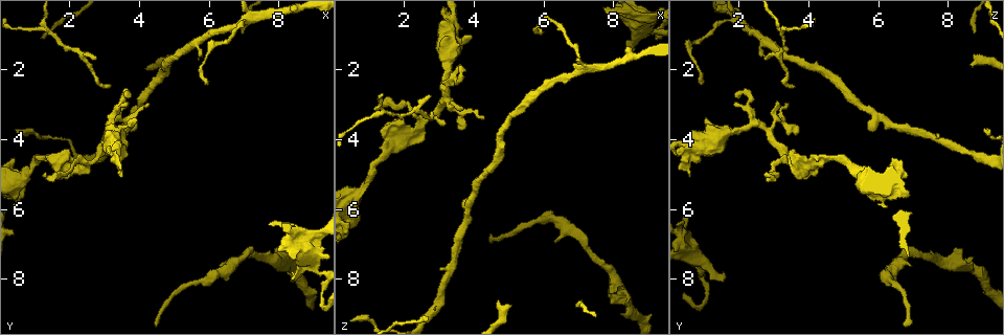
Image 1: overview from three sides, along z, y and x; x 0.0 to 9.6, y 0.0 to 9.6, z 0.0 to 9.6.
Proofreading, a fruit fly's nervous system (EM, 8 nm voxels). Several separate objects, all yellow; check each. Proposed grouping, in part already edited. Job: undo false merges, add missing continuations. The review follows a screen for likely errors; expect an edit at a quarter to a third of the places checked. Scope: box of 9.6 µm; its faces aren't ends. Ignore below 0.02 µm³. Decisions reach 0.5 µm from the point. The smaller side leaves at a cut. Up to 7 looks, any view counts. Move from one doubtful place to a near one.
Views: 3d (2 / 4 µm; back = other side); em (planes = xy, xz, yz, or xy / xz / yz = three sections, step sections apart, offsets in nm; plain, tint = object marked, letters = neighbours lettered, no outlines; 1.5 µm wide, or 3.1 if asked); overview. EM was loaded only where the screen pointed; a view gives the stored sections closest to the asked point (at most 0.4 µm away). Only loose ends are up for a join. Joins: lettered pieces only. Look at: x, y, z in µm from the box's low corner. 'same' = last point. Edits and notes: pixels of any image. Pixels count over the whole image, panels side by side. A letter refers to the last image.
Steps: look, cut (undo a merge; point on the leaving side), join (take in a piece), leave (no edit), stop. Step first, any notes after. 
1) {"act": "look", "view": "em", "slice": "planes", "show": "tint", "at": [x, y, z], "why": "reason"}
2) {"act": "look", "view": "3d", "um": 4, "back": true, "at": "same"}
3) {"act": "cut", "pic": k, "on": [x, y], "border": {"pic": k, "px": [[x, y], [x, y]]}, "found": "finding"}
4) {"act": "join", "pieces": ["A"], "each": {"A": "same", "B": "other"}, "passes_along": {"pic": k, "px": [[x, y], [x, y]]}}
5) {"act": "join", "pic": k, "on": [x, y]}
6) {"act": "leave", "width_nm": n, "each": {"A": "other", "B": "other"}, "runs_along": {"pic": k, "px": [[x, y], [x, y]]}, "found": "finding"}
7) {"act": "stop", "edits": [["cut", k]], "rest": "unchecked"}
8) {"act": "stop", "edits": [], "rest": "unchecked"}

{"act": "look", "view": "em", "slice": "xy", "step": 4, "show": "letters", "at": [5.65, 1.65, 2.75], "why": "free end"}

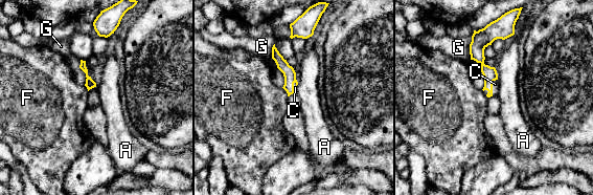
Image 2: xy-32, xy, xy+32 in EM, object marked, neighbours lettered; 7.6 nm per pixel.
{"act": "look", "view": "em", "slice": "planes", "show": "letters", "at": "same"}

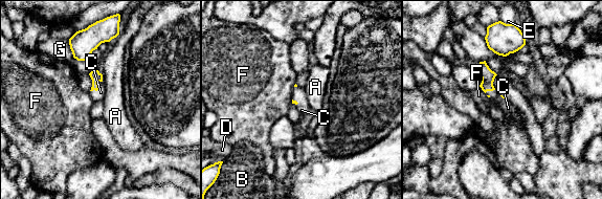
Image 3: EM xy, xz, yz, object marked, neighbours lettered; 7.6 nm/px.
{"act": "join", "pieces": ["C"], "longest_contact_nm": ["G", 160], "each": {"A": "other", "B": "other", "C": "same", "D": "other", "E": "other", "F": "other", "G": "other"}, "found": "it goes on there"}

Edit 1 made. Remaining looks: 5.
{"act": "look", "view": "overview", "why": "redraw"}

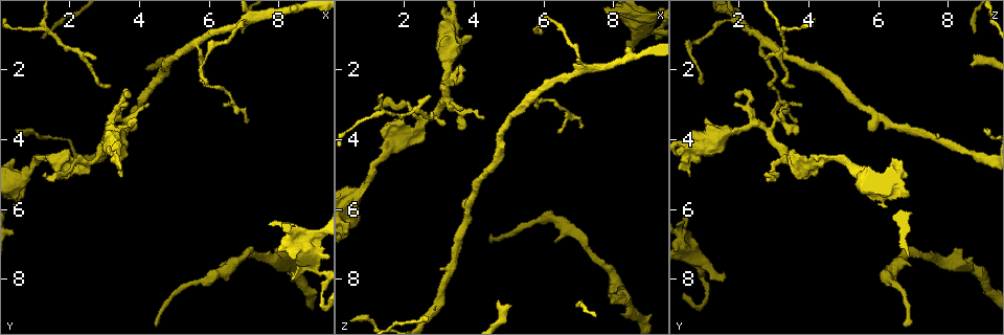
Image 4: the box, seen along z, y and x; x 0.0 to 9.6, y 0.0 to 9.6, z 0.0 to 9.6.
{"act": "look", "view": "em", "slice": "xy", "step": 4, "show": "tint", "at": [8.35, 7.75, 1.55], "why": "free end"}

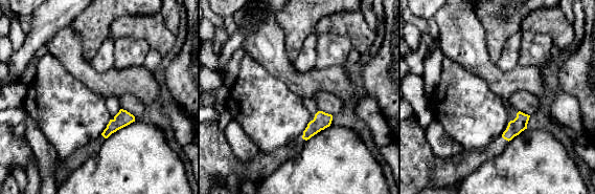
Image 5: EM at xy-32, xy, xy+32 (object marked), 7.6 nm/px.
{"act": "look", "view": "em", "slice": "planes", "show": "letters", "at": "same"}

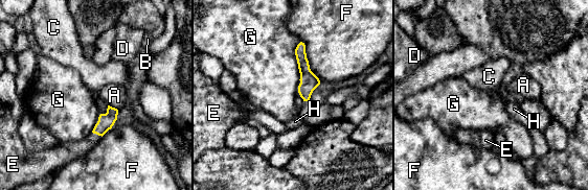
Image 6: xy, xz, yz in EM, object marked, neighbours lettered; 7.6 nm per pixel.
{"act": "join", "pieces": ["E"], "each": {"A": "other", "B": "other", "C": "other", "D": "other", "E": "same", "F": "other", "G": "other", "H": "other"}, "passes_along": {"pic": 6, "px": [[106, 121], [97, 134], [70, 150]]}, "found": "it goes on there"}

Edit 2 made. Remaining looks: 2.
{"act": "look", "view": "em", "slice": "planes", "show": "letters", "at": [3.20, 2.50, 3.55], "why": "tapers out"}

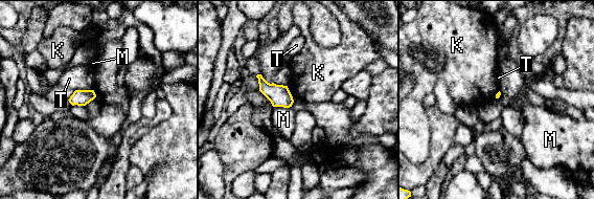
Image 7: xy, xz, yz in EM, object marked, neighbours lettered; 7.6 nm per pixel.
{"act": "leave", "longest_contact_nm": ["T", 150], "each": {"K": "other", "M": "other", "T": "other"}, "border": {"pic": 7, "px": [[93, 90], [96, 96]]}, "found": "no lettered piece goes on from it"}

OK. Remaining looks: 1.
{"act": "stop", "edits": [["join", 3], ["join", 6]], "rest": "unchecked"}

